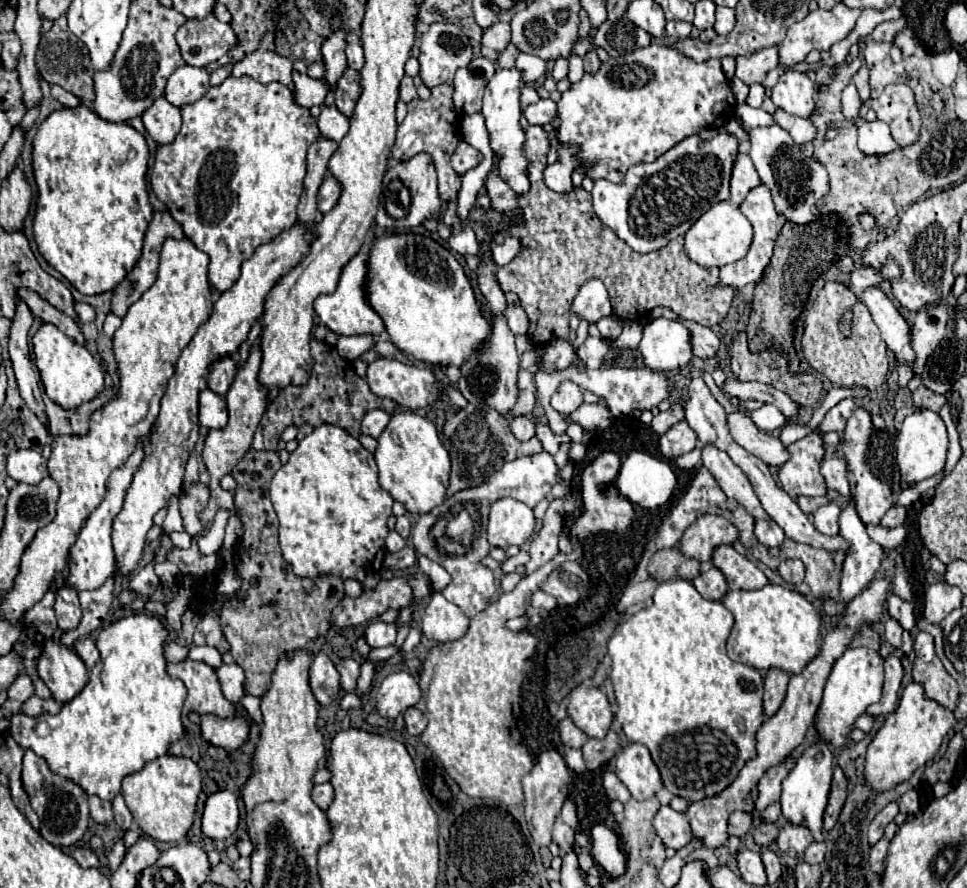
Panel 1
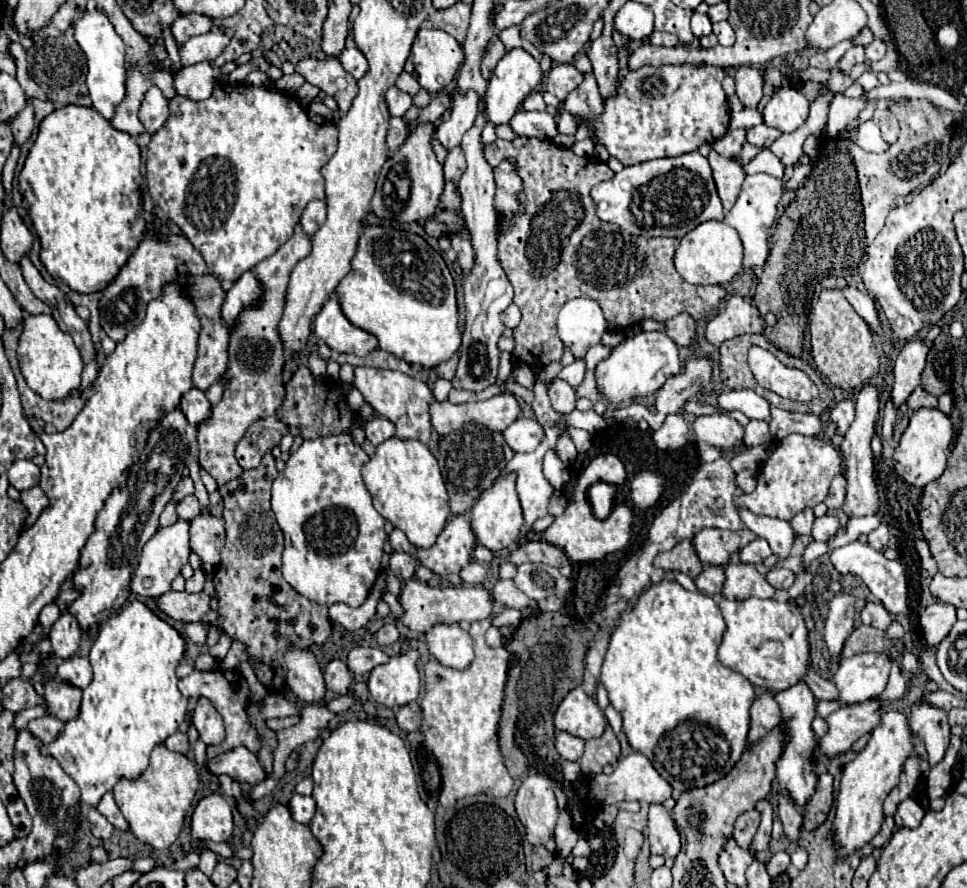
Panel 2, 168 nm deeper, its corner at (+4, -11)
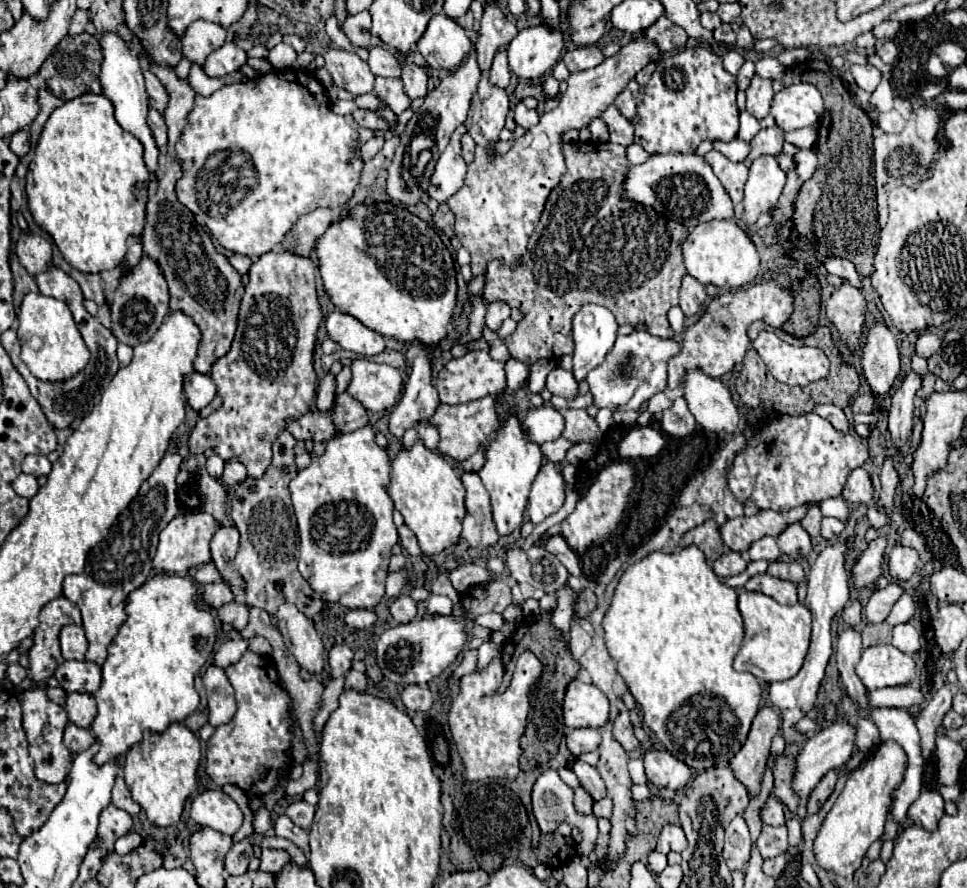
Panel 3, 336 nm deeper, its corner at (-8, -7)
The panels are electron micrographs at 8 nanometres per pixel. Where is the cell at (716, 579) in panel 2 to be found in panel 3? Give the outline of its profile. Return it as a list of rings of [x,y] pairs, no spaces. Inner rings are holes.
[[[727,551],[719,559],[713,561],[713,569],[721,577],[733,577],[743,573],[747,567],[747,561],[741,557],[739,551]]]

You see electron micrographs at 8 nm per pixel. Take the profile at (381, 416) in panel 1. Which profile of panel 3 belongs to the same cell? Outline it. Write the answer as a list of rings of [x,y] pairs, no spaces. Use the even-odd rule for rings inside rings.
[[[421,351],[413,361],[413,371],[405,383],[403,397],[391,413],[389,431],[401,439],[407,429],[433,417],[439,403],[439,395],[431,383],[431,363],[425,351]]]

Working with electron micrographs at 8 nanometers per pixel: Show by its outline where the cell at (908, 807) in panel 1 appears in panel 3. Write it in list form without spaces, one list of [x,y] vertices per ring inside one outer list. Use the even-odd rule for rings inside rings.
[[[923,791],[921,797],[909,807],[907,819],[927,831],[935,831],[939,819],[945,815],[943,797],[937,791]]]

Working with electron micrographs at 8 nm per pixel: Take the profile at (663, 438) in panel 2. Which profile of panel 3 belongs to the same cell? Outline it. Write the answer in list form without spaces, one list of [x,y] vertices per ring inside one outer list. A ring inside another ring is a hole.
[[[683,397],[675,399],[673,407],[663,411],[661,427],[665,433],[669,433],[673,437],[687,437],[689,433],[695,431],[695,417],[689,413]]]

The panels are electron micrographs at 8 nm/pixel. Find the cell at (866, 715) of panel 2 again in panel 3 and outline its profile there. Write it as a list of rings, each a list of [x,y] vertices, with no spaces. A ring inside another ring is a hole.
[[[835,721],[831,725],[825,725],[819,733],[809,737],[797,751],[795,757],[795,775],[793,775],[793,791],[801,797],[807,799],[809,793],[815,789],[815,785],[821,781],[821,777],[829,769],[839,769],[843,767],[853,753],[855,747],[855,729],[847,721]]]

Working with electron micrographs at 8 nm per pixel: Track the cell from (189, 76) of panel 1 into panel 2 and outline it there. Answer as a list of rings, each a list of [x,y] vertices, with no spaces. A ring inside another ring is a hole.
[[[203,61],[203,63],[183,67],[181,71],[177,71],[173,87],[175,87],[177,95],[181,95],[181,97],[187,97],[191,101],[203,101],[203,99],[211,97],[215,79],[217,79],[217,71],[215,71],[213,63]]]

